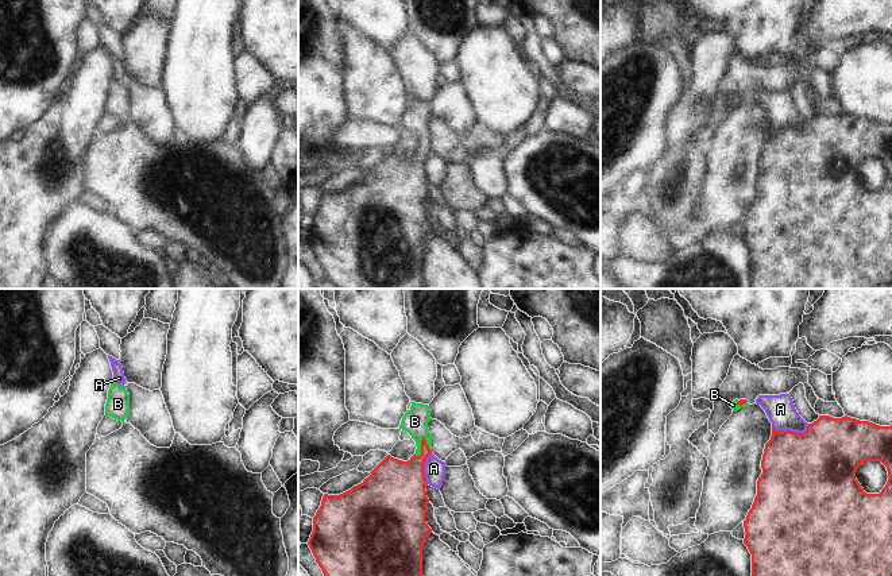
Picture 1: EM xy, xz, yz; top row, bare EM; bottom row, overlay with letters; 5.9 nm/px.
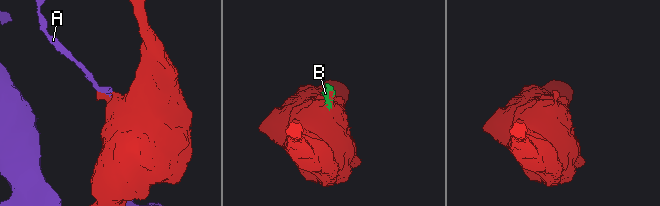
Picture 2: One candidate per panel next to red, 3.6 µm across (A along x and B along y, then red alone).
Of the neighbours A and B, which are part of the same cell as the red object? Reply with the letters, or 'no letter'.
B.

